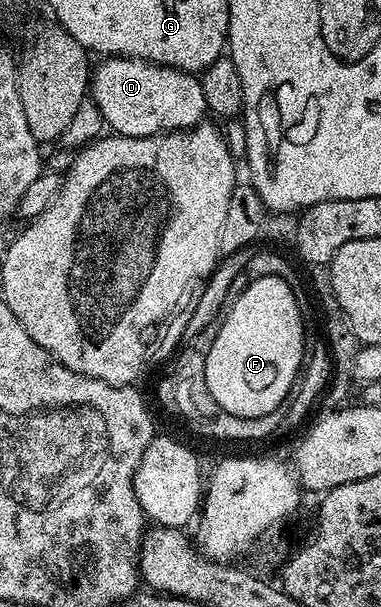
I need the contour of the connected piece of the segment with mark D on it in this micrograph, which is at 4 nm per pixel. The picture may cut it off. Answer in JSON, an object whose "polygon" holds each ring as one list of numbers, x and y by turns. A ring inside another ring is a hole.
{"polygon":[[106,57,105,59,99,60,96,68,92,73,92,80,90,82,89,92,92,94,92,99,96,103,96,107,100,107,100,115,102,116,103,122,107,126,110,125,115,134,119,137,147,137,148,135,156,135,157,133,169,133,176,129,191,129,194,125,203,124,204,118,207,116,208,110,204,103,204,91,202,90,201,80,195,74,185,73,179,69,173,69,167,65,154,65,151,61,141,61,139,57]]}

